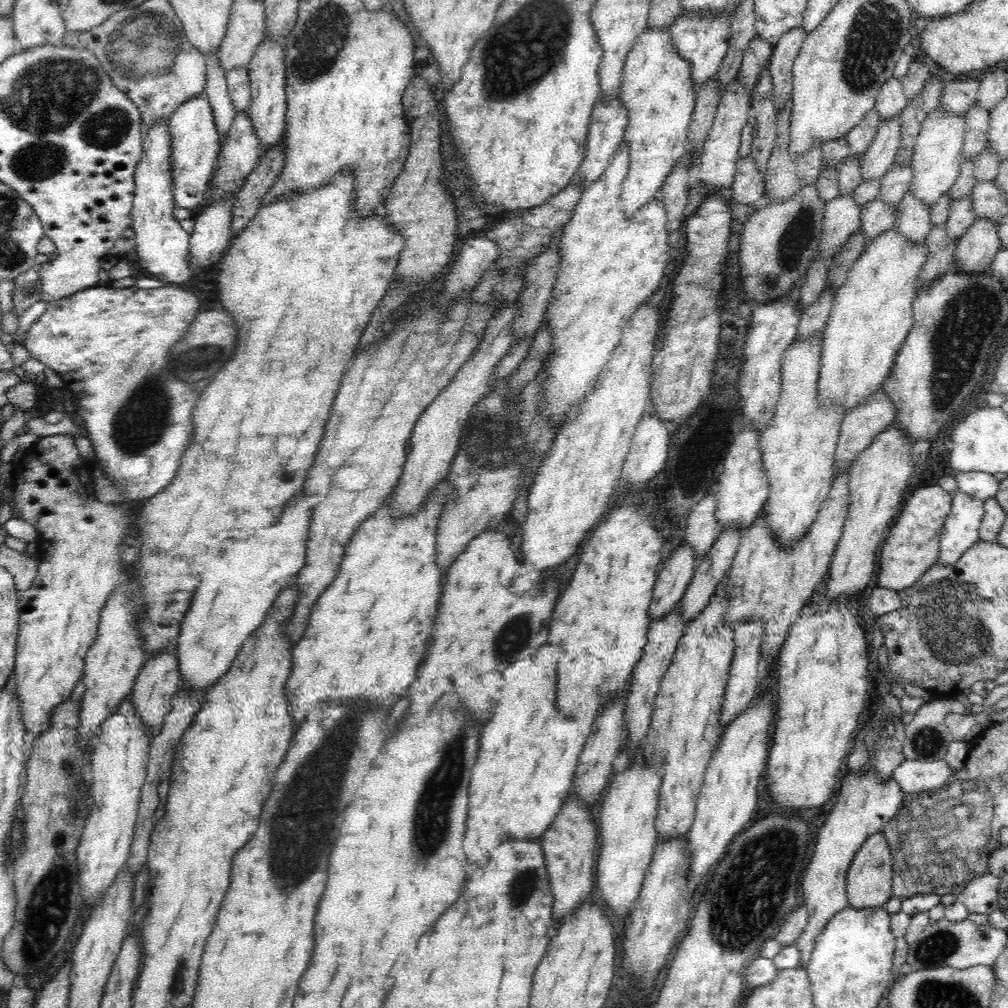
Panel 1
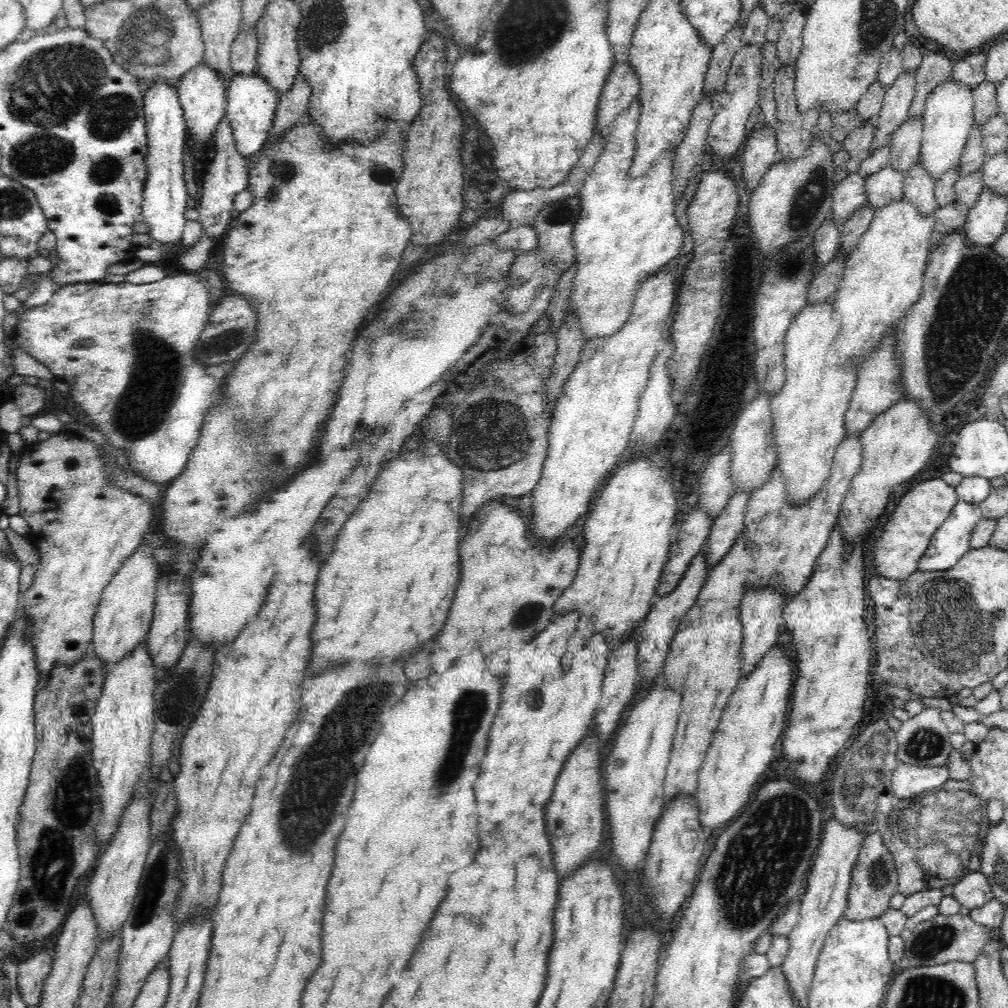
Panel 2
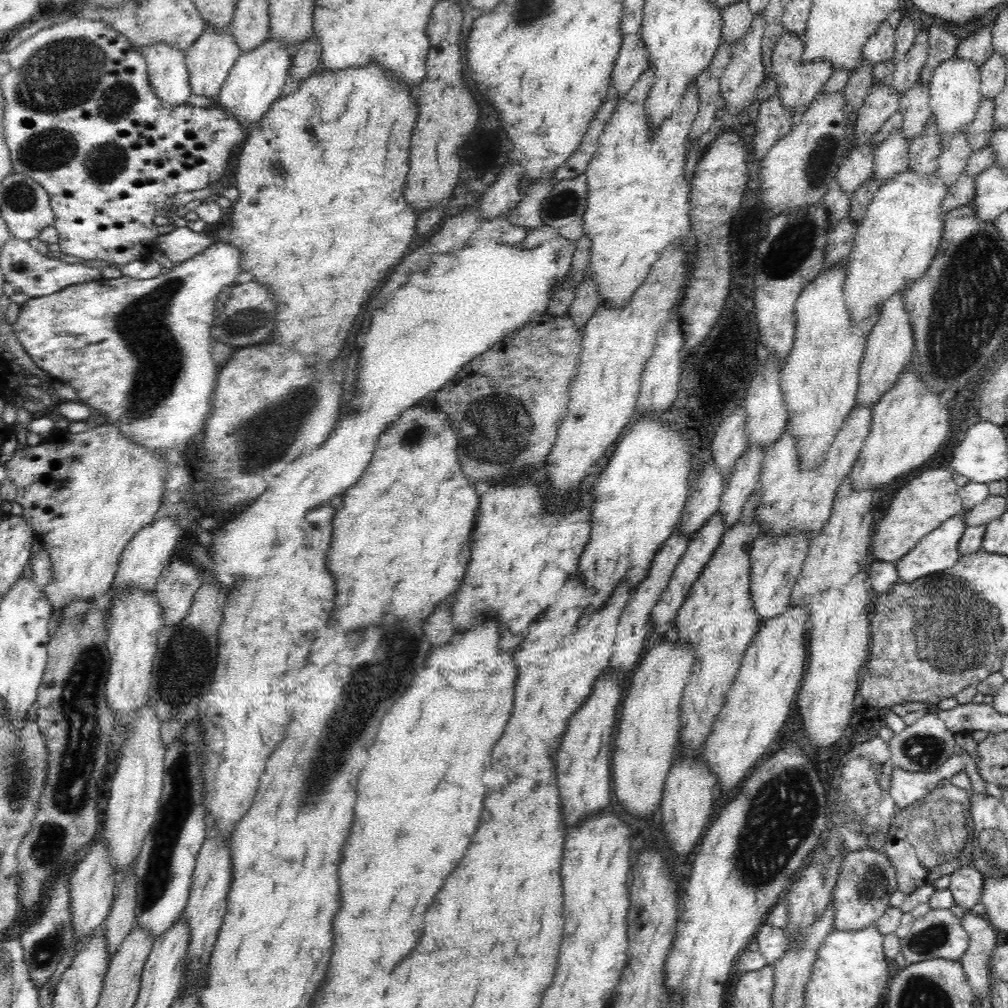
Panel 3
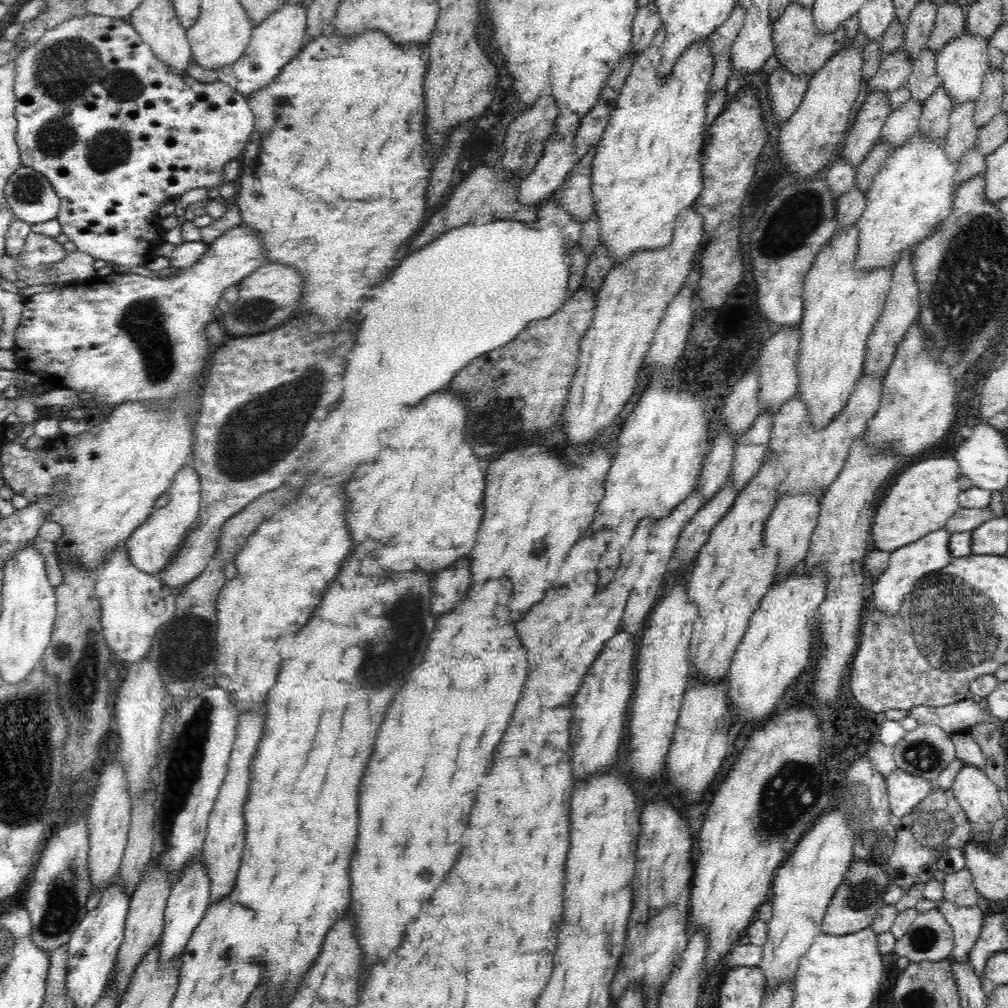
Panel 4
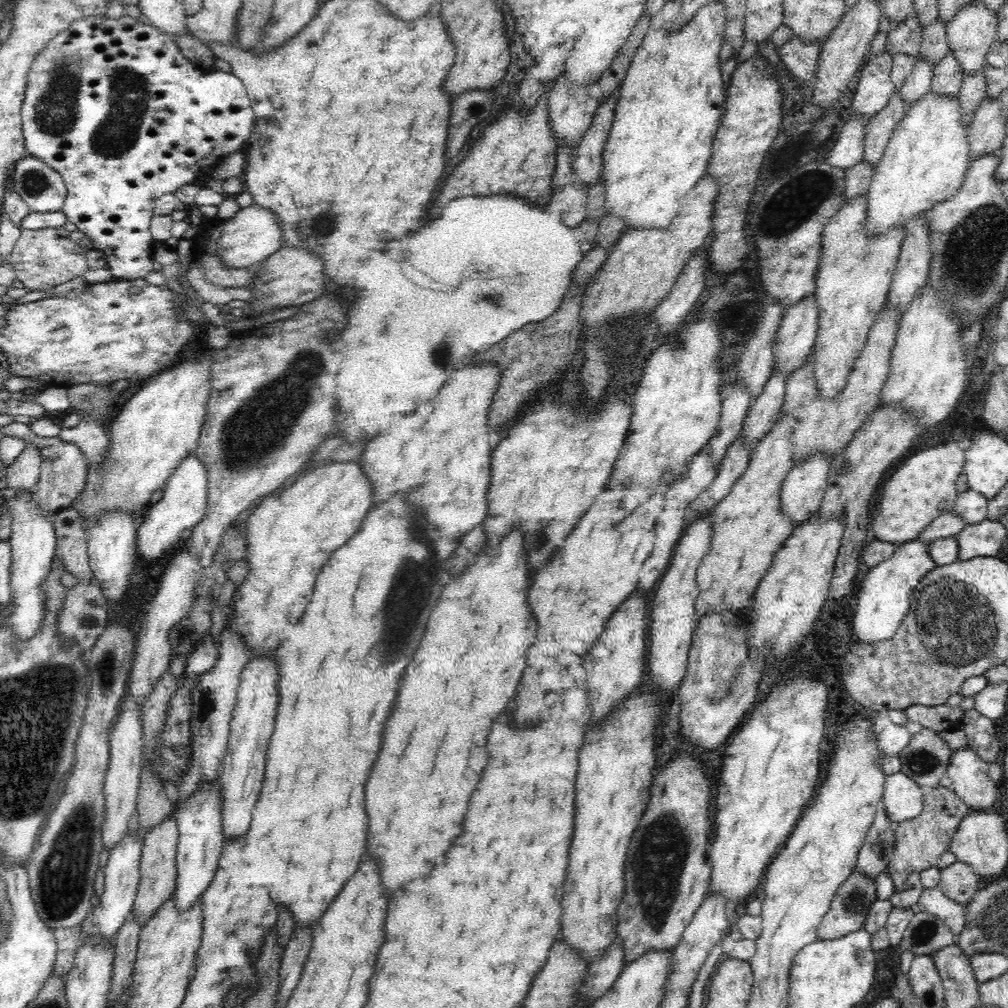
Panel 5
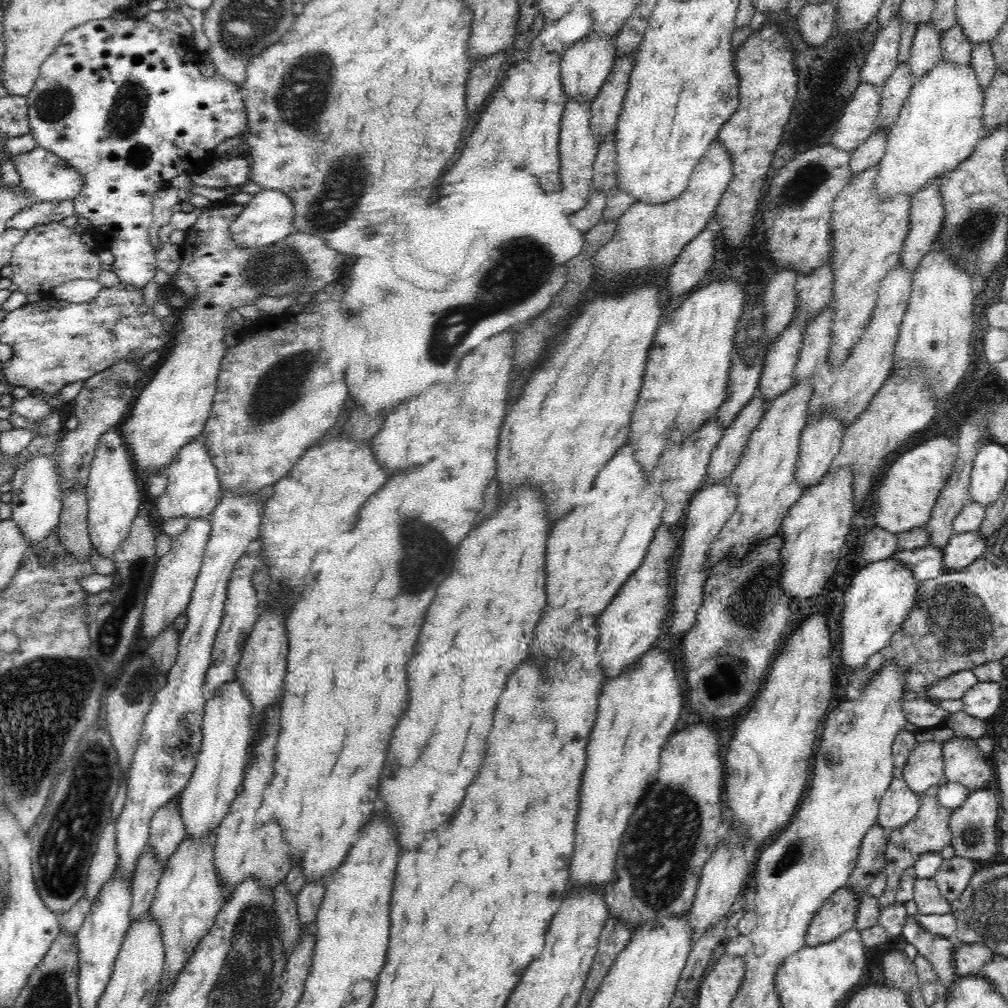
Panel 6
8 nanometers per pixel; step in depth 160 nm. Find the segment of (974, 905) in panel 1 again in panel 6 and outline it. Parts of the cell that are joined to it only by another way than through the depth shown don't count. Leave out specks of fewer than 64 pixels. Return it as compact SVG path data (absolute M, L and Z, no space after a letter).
M954 855L950 859L943 859L933 879L942 896L953 903L967 888L976 869L973 860Z

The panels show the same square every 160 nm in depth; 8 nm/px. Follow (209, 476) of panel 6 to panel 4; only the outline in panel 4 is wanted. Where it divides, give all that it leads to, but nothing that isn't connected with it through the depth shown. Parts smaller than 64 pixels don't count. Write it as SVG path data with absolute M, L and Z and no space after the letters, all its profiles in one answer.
M184 465L175 474L167 491L170 493L168 503L162 508L153 510L147 521L134 530L125 544L128 549L129 562L133 568L152 576L157 576L177 555L183 540L192 530L196 518L199 517L201 484L196 469L193 466Z

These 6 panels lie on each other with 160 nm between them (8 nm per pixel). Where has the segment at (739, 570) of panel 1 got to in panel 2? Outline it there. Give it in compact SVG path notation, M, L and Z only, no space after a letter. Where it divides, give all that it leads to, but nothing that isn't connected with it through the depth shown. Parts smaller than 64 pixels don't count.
M845 436L843 442L836 449L831 466L830 476L820 489L820 498L808 506L808 510L784 510L784 482L780 482L780 474L776 474L776 467L772 469L770 481L751 494L747 502L747 511L743 532L747 543L745 552L755 550L754 567L746 578L745 592L773 588L786 602L798 596L810 581L815 570L815 562L826 548L828 539L838 521L839 512L847 496L851 480L860 470L861 465L861 437Z

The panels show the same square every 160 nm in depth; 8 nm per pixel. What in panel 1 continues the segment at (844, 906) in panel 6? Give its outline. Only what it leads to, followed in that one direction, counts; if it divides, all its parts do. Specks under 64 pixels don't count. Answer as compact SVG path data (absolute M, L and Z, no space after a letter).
M876 832L866 839L866 842L856 851L848 868L847 891L848 902L854 907L885 906L888 899L893 896L893 864L892 852L884 832Z

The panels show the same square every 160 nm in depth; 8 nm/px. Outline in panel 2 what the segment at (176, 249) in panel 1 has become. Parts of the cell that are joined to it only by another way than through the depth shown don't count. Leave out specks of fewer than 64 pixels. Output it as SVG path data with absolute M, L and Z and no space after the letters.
M158 82L152 88L143 91L143 103L145 112L145 140L148 141L148 154L145 158L146 176L144 186L142 186L142 202L140 204L140 214L142 222L150 226L150 236L161 244L172 244L180 247L180 242L187 222L184 217L184 212L188 208L188 194L184 182L184 163L183 163L183 148L184 148L184 117L181 116L180 101L177 100L178 84L163 84Z

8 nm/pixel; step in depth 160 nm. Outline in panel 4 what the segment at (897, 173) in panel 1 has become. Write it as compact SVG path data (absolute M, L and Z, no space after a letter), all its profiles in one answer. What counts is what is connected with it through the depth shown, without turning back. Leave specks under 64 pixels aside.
M928 46L922 49L920 56L913 62L906 85L911 96L922 104L937 87L936 56L929 52Z

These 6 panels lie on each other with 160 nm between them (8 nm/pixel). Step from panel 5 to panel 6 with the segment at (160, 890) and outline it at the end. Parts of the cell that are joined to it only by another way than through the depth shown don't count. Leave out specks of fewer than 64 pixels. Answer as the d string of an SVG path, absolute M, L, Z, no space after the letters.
M176 793L170 801L160 807L152 817L150 832L148 838L148 848L155 858L155 862L161 866L159 872L166 872L168 860L175 854L179 848L180 842L184 836L184 821L180 818L180 812L177 812L177 799L180 794Z

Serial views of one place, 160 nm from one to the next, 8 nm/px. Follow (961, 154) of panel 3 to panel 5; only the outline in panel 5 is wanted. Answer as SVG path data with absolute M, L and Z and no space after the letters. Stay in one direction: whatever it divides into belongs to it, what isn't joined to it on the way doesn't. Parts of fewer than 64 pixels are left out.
M983 67L979 68L974 76L966 76L958 94L960 99L960 111L962 111L962 123L968 126L974 112L978 110L980 103L986 98L986 75Z

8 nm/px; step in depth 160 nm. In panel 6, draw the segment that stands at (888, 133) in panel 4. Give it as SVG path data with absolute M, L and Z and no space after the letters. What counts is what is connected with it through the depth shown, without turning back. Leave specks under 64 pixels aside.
M932 21L922 23L915 33L908 60L912 69L912 84L938 64L941 52L940 31L932 25Z

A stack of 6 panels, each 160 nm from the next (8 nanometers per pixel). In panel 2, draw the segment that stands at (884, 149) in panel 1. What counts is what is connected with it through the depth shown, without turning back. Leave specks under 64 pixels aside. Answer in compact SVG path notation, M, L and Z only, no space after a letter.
M903 68L892 81L891 87L887 88L879 110L870 154L878 147L890 143L895 130L909 118L909 106L912 104L915 86L916 71L904 71Z

